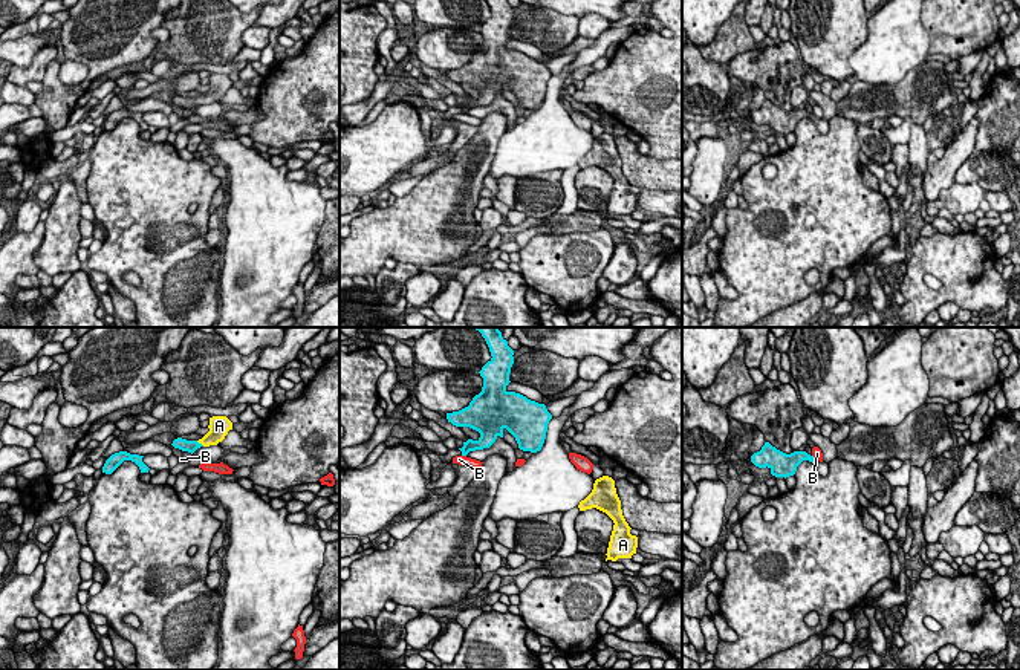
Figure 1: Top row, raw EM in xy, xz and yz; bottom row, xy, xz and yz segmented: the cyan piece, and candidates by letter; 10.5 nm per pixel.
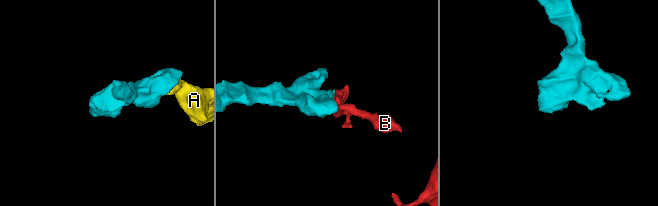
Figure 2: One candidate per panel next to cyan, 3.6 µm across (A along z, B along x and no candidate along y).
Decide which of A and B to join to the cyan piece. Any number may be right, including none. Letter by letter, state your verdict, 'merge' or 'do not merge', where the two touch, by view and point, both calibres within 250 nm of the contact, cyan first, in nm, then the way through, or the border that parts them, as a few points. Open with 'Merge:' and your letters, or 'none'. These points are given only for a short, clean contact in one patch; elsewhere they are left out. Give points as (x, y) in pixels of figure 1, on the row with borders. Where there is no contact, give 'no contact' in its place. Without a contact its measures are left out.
Merge: A
A: merge | xy (201, 444) | 130/200 nm | across xy (182, 444), (201, 444), (219, 429)
B: do not merge | xz (464, 455) | 130/100 nm | along xz (462, 455), (465, 456)

